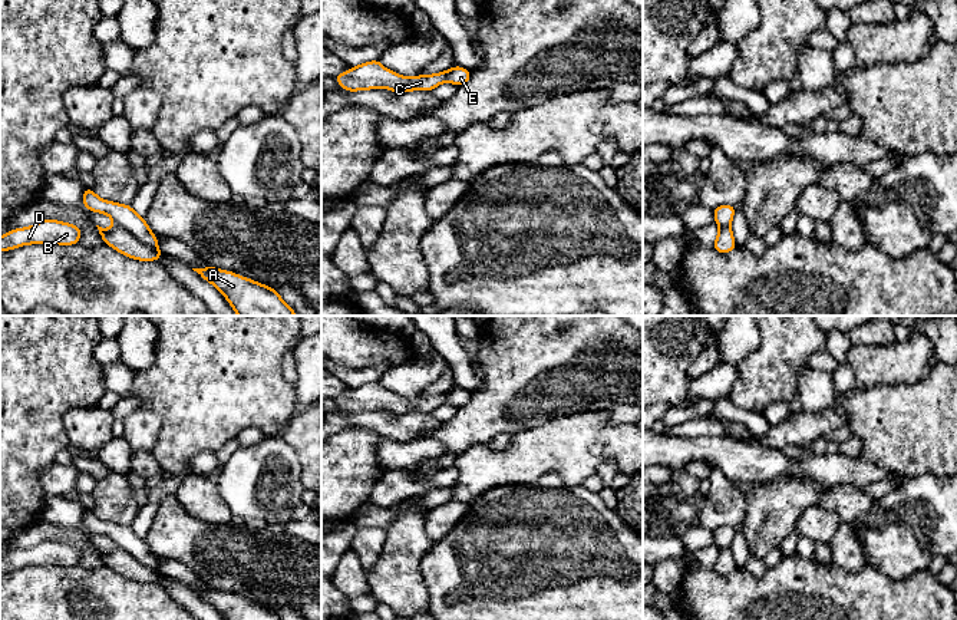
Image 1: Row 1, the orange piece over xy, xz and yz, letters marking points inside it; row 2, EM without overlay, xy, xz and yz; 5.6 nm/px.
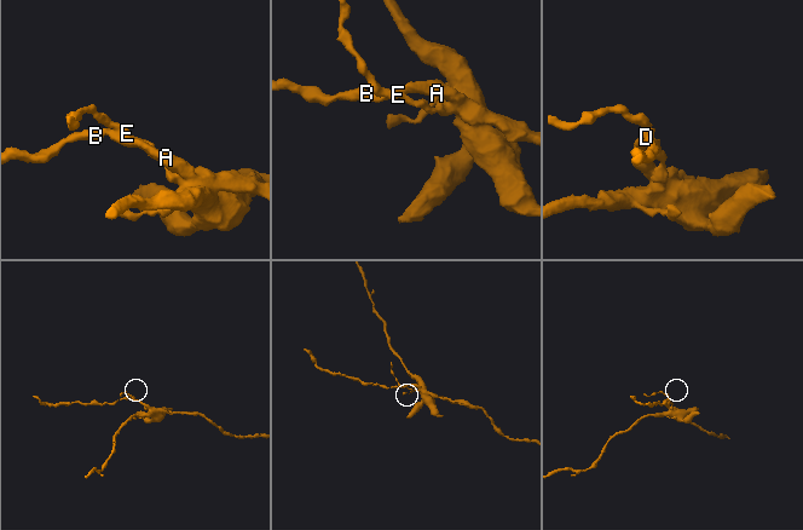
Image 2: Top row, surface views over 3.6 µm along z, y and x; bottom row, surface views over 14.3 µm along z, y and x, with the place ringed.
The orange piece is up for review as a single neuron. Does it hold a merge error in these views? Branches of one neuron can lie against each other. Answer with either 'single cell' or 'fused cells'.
fused cells

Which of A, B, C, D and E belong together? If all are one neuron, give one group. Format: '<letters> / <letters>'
A B C D / E

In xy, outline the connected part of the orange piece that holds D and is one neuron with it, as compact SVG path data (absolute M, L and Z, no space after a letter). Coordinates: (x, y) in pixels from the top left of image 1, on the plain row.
M46 540L34 547L14 550L1 557L0 573L10 573L29 565L75 567L79 565L80 555L79 547Z

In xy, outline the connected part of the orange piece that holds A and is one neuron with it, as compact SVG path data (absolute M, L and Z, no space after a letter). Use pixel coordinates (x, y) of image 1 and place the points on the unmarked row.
M212 587L192 590L217 609L225 620L281 620L275 610Z

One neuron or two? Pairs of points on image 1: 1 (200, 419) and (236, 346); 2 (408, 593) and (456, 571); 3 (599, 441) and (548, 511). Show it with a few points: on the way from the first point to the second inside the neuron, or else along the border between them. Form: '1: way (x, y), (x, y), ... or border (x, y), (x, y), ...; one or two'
1: way (204, 401), (207, 383), (217, 372), (217, 365); one
2: border (426, 553), (421, 563), (421, 576), (429, 604); two
3: border (534, 481), (554, 472), (567, 485), (581, 485); two

